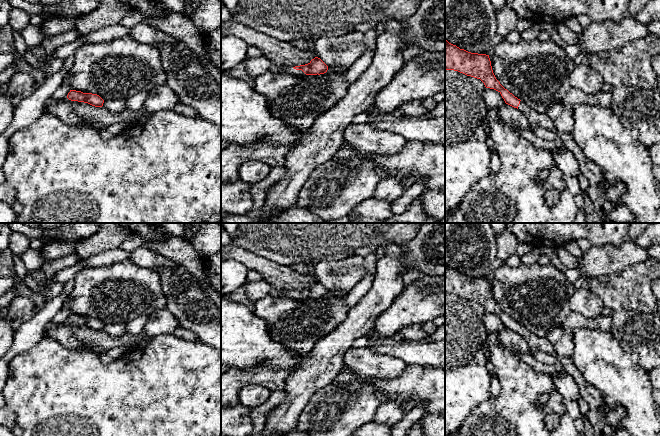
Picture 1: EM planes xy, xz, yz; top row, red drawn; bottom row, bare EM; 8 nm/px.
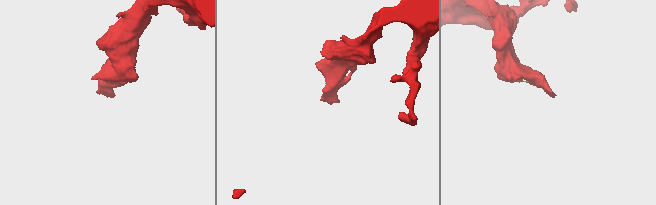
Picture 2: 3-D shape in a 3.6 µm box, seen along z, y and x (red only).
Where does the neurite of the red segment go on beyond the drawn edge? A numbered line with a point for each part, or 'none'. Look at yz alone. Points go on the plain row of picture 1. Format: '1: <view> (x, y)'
1: yz (535, 343)

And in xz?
1: xz (291, 295)

